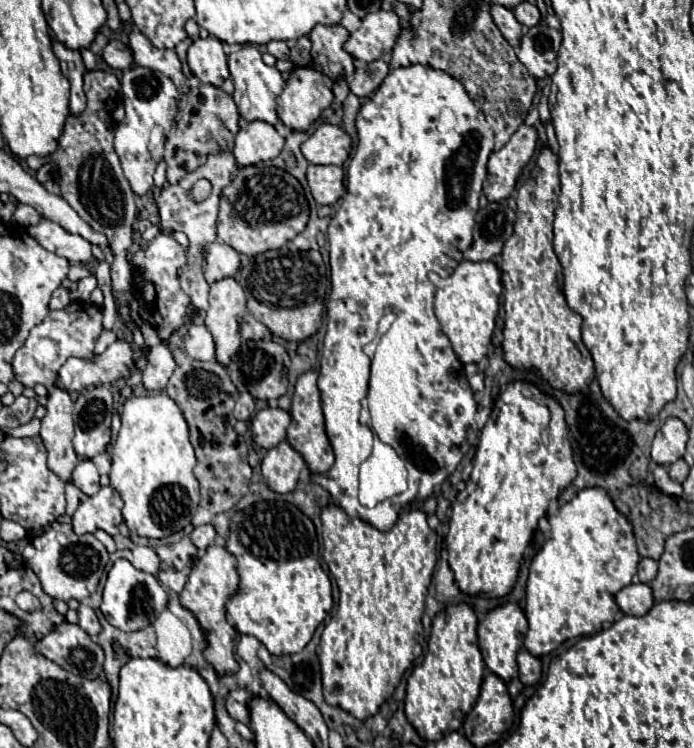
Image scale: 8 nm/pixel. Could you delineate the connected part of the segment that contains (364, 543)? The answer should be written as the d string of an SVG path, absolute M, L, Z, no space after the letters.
M328 503L322 509L324 525L324 561L334 575L340 601L336 615L328 621L322 631L318 657L322 667L324 699L328 705L338 705L350 711L358 719L374 715L380 705L394 693L404 671L414 659L422 655L422 613L432 571L436 565L436 531L428 527L428 515L422 509L410 509L400 513L398 521L390 531L378 531L368 521L344 513L338 503Z

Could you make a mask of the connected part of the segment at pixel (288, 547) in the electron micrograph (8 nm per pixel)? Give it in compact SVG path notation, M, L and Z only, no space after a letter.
M262 501L262 503L254 503L242 511L236 511L232 521L230 521L230 533L228 533L228 539L226 539L226 551L232 553L236 557L236 571L238 571L238 589L236 593L228 599L228 605L226 605L226 611L230 613L232 621L234 621L234 627L240 631L240 633L246 633L246 635L254 635L260 643L266 645L266 649L272 653L272 655L284 655L284 653L298 653L302 651L308 641L312 639L316 627L326 619L326 615L332 611L332 585L330 585L330 579L328 575L322 571L320 567L320 557L318 557L318 539L316 539L316 529L314 529L314 523L292 503L286 503L286 501Z

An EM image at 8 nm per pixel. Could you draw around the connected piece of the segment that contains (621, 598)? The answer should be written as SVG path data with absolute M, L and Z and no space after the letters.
M630 583L616 593L616 603L626 615L644 615L654 605L652 589L644 583Z

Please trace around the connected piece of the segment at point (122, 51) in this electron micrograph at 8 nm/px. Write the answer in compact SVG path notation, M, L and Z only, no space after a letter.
M110 41L104 51L102 51L104 61L112 67L112 69L126 69L132 65L132 51L126 43L122 41Z

